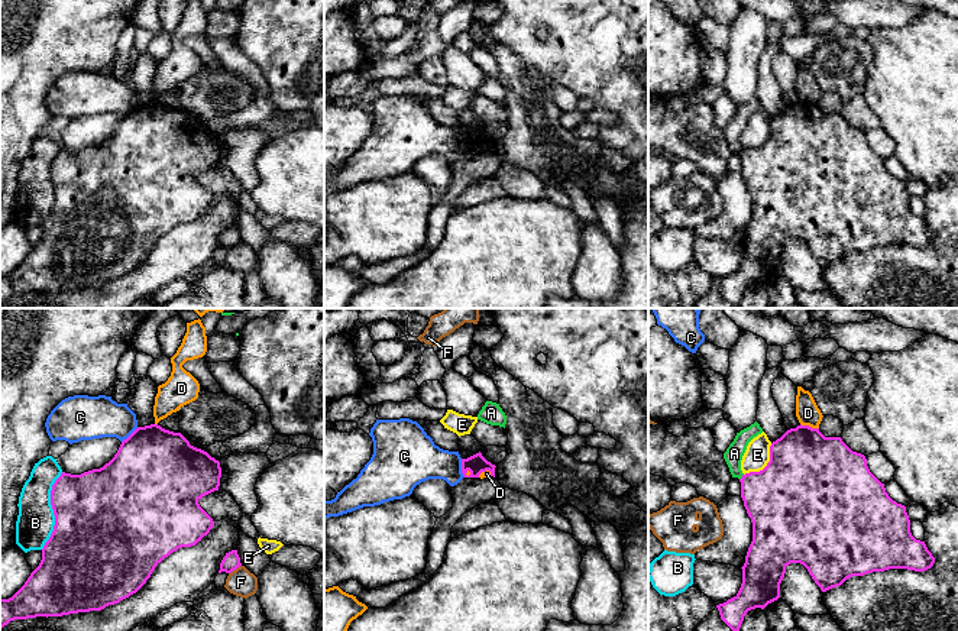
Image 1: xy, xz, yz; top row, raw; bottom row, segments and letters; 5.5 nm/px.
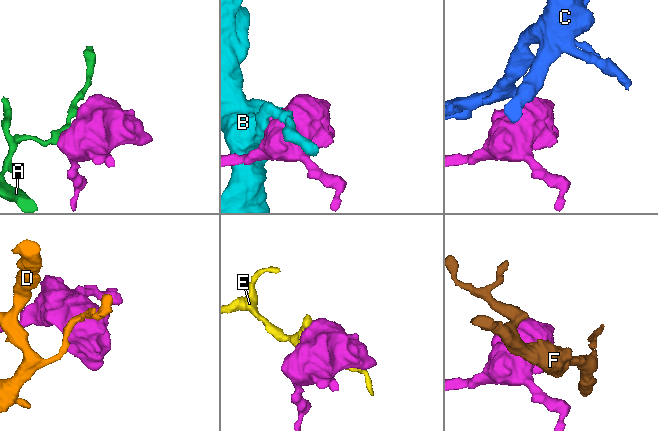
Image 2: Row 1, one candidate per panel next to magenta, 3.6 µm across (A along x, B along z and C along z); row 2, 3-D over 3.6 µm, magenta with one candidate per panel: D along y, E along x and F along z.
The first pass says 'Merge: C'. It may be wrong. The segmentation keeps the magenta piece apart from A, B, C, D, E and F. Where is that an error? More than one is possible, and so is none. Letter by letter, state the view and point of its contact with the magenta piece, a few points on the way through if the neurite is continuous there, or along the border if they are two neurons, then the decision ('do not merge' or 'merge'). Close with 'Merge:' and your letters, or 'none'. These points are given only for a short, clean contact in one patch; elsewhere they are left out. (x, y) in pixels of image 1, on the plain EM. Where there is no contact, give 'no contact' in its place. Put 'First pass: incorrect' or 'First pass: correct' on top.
First pass: incorrect
A: yz (743, 152) | do not merge
B: xy (54, 187) | do not merge
C: xz (462, 144) | along xz (460, 135), (460, 148), (465, 152) | do not merge
D: yz (809, 103) | along yz (800, 99), (818, 104) | do not merge
E: yz (767, 141) | do not merge
F: xy (235, 245) | do not merge
Merge: none

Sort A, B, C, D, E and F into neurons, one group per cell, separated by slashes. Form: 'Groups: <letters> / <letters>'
Groups: A / B / C / D / E / F

